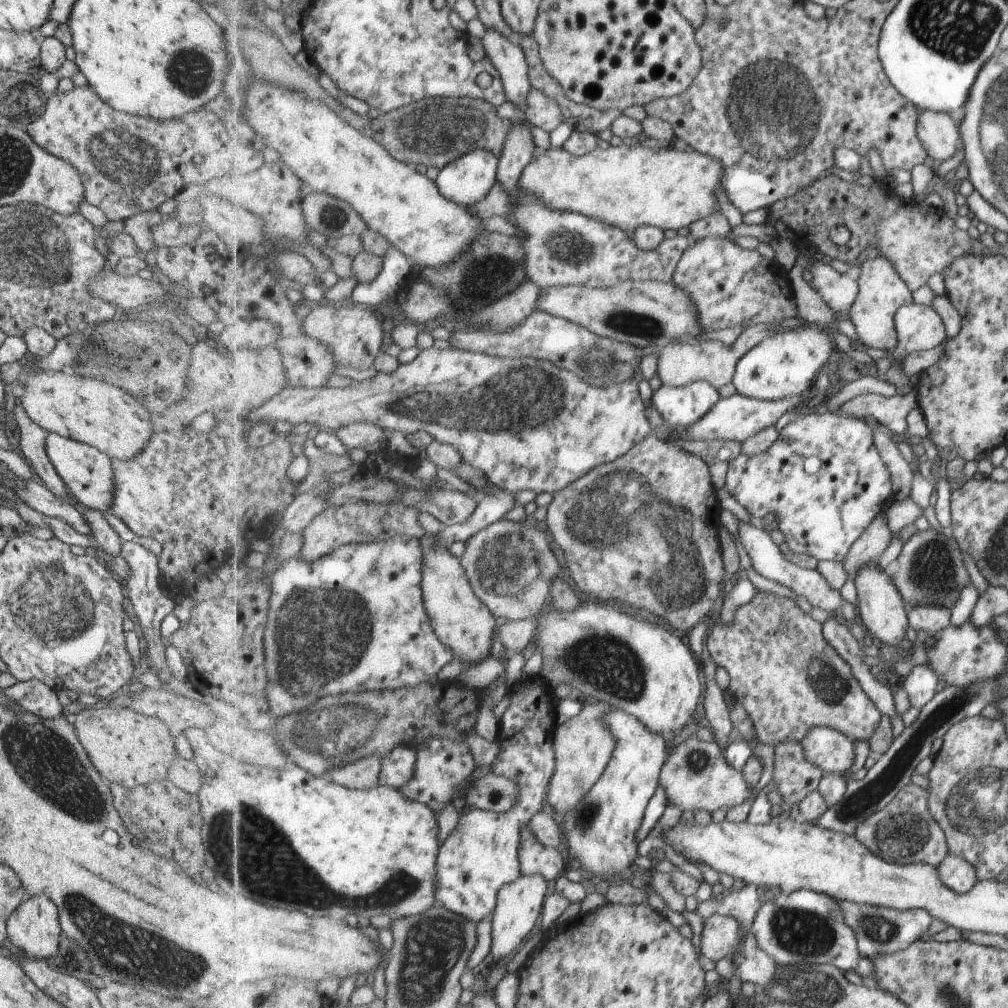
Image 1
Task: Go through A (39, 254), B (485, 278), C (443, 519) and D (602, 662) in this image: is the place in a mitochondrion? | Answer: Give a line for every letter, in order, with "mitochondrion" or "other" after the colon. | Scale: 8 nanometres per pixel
A: mitochondrion
B: mitochondrion
C: other
D: mitochondrion

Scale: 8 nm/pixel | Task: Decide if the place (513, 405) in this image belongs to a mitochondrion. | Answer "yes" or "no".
yes

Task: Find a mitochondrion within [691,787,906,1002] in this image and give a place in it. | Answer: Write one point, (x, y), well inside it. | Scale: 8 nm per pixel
(800, 933)

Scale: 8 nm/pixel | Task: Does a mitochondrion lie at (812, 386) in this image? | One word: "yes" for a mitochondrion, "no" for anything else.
no

